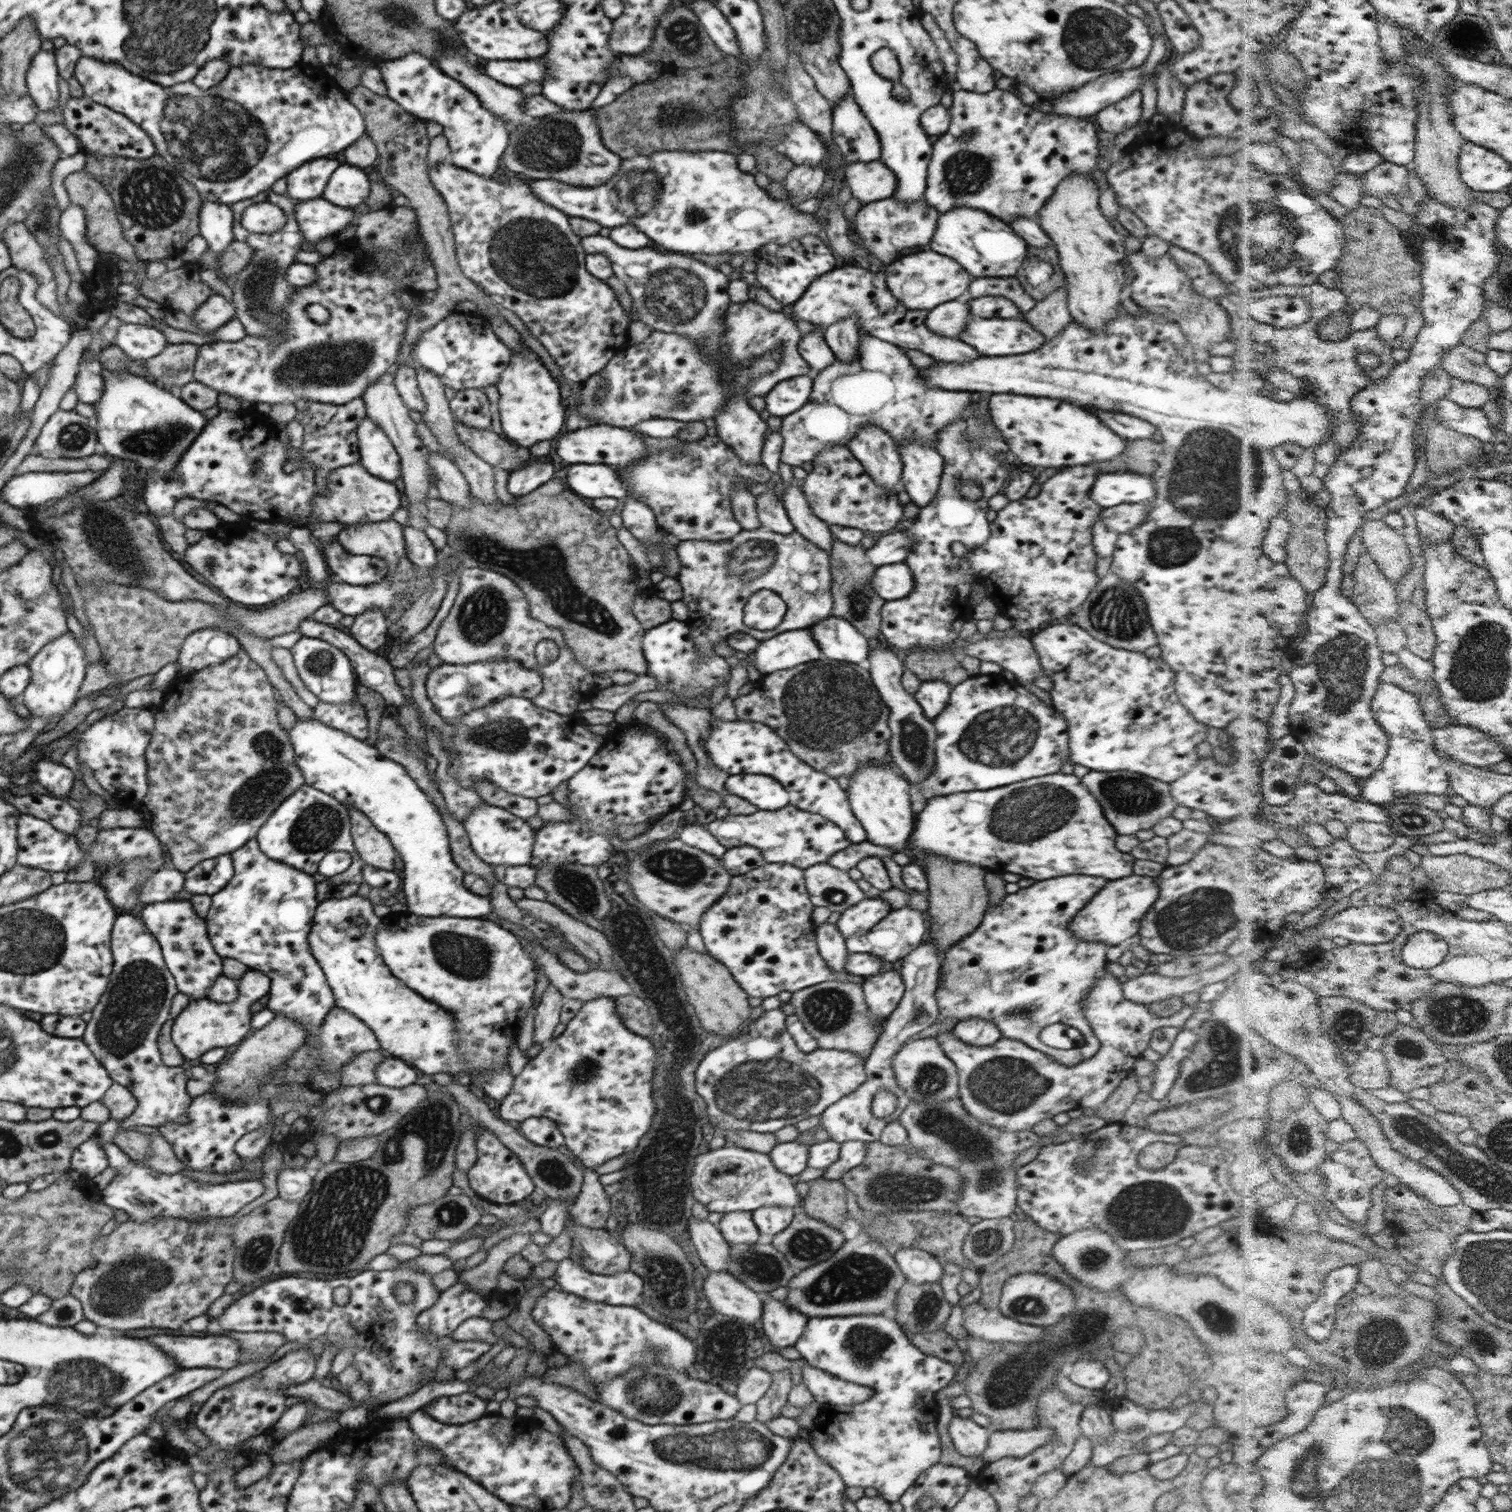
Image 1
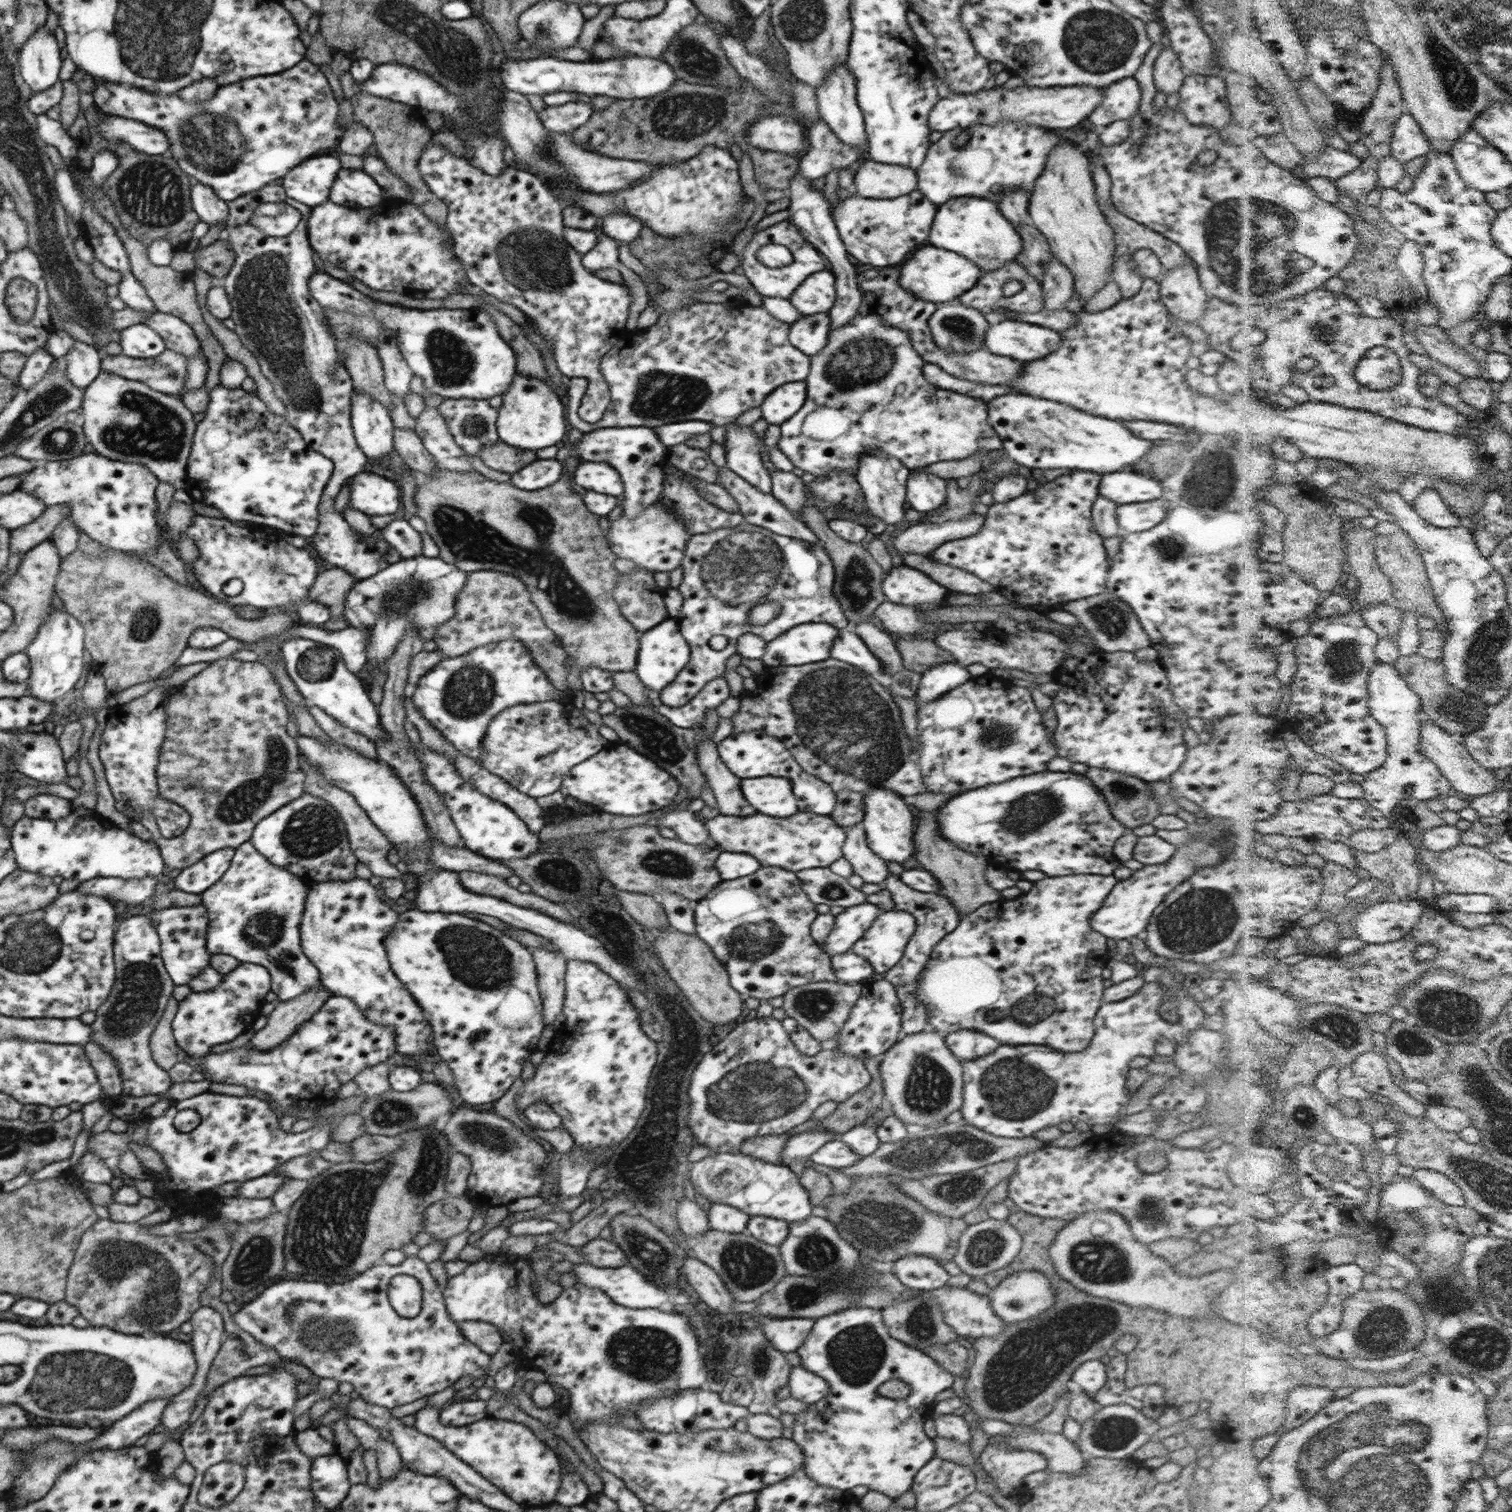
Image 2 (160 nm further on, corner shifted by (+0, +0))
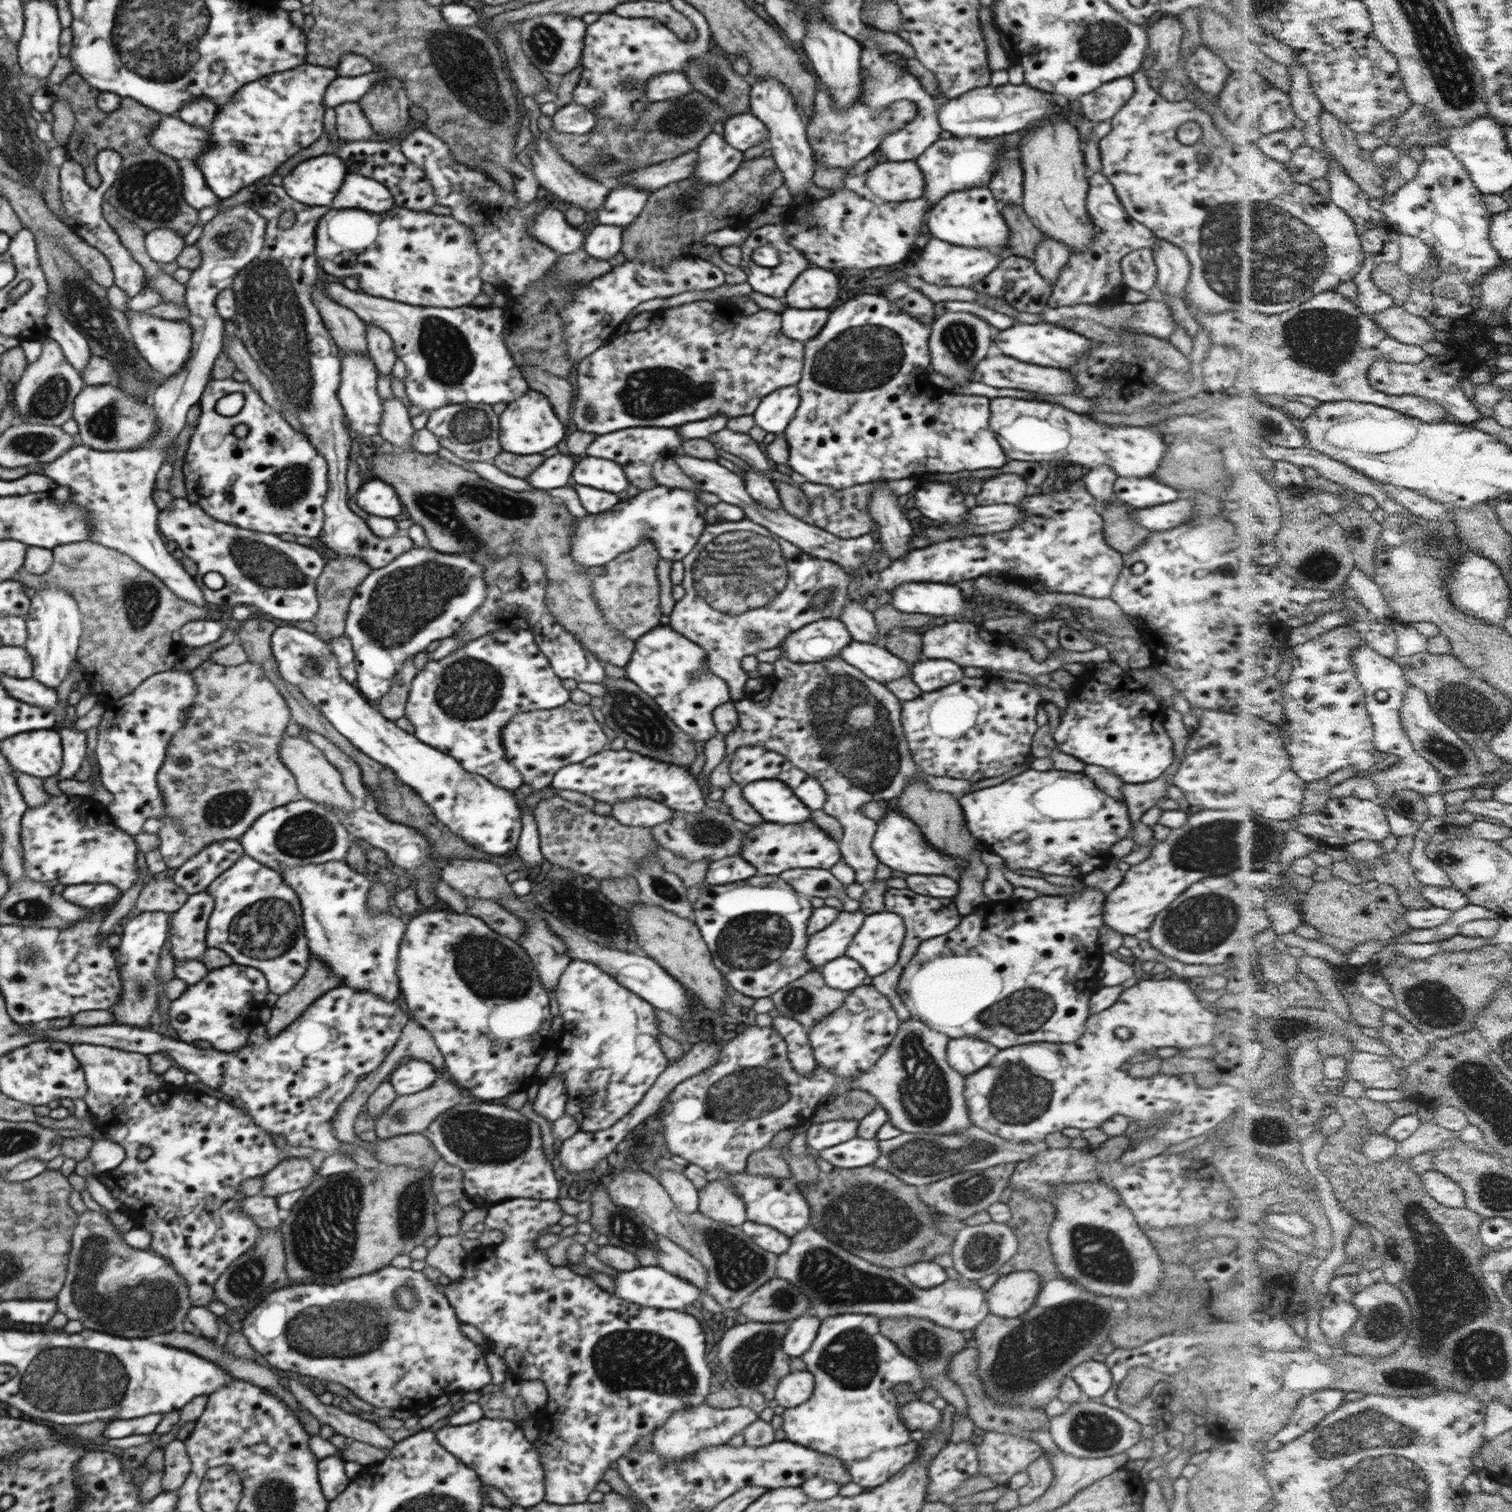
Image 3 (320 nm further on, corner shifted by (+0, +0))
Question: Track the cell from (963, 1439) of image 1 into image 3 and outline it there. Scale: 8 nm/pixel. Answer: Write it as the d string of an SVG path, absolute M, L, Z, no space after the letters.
M920 1399L903 1404L899 1408L900 1418L911 1431L921 1430L926 1435L942 1428L942 1413L932 1406L932 1403L924 1402Z

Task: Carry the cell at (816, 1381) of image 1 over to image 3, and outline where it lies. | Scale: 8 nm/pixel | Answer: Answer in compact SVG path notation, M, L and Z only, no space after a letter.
M806 1370L791 1371L780 1379L775 1390L775 1399L786 1409L806 1402L814 1390L814 1375Z

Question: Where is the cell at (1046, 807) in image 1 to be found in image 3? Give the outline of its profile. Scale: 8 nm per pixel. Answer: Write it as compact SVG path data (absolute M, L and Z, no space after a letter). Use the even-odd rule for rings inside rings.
M1029 768L1002 784L966 793L958 801L970 834L981 840L981 848L1001 856L1010 870L1028 868L1040 873L1047 871L1051 875L1083 878L1093 870L1111 863L1111 846L1126 838L1131 828L1127 803L1108 796L1094 784L1083 773L1072 774L1056 769L1036 771ZM1022 830L1026 832L1026 838L1022 842L1016 843L1010 839Z

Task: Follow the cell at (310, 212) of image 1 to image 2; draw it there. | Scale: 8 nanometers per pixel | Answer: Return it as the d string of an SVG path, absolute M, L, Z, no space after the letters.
M330 200L312 207L309 243L324 262L346 270L372 290L398 292L422 300L444 300L467 282L463 262L456 256L451 233L443 231L411 202L385 200L372 208L353 209Z

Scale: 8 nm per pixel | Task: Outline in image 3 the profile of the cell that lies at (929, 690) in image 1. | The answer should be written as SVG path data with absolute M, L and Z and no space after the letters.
M920 660L910 669L912 680L923 692L944 688L964 678L963 667L951 660Z

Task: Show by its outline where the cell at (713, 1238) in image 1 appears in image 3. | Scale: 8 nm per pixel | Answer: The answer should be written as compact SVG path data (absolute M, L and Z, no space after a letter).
M659 1169L659 1183L668 1191L679 1211L698 1211L699 1193L682 1171Z

